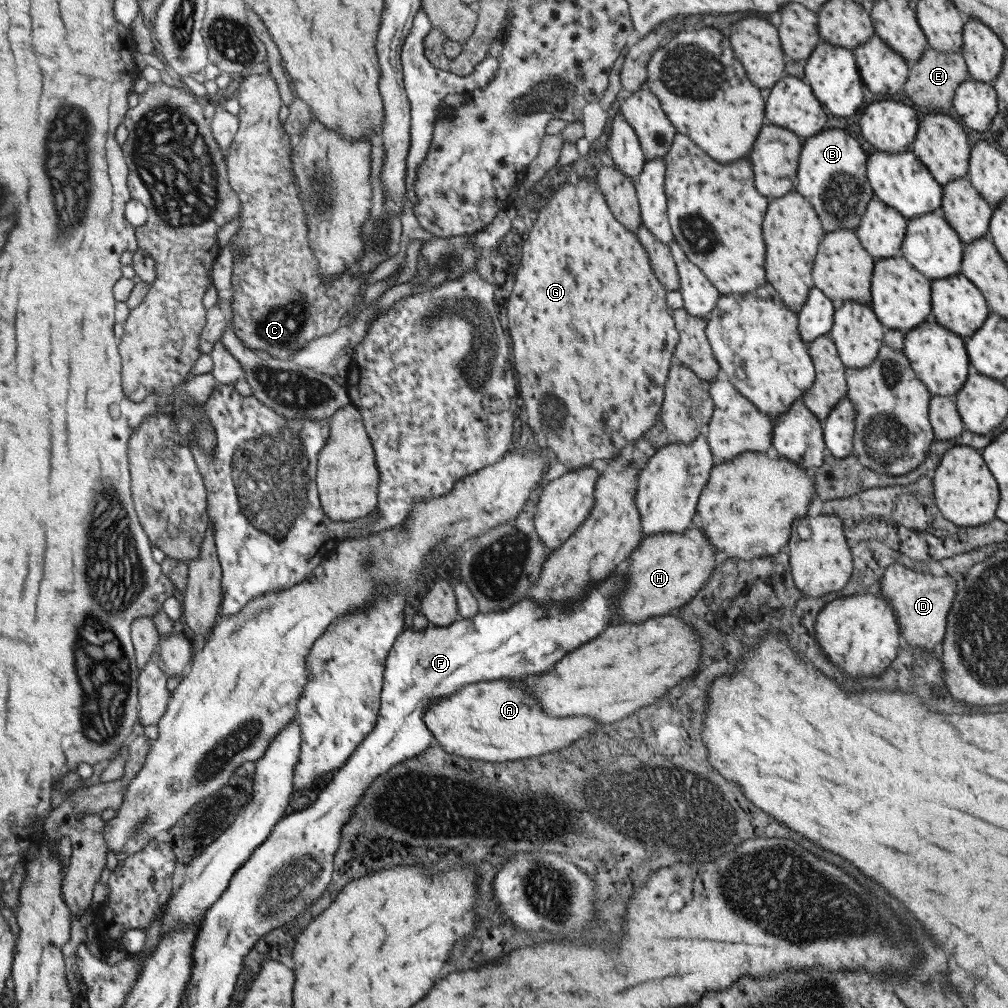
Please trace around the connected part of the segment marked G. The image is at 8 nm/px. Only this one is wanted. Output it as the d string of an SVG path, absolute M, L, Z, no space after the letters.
M580 177L578 179L578 183L576 185L571 183L566 183L563 181L561 187L554 190L554 194L550 195L550 199L548 199L548 203L542 210L537 211L538 220L536 220L536 224L534 224L534 228L532 228L532 232L528 234L528 238L524 241L524 250L522 250L522 260L520 261L520 268L517 270L517 274L515 276L515 283L513 286L513 290L511 291L510 300L508 300L508 332L511 340L511 348L512 348L512 356L514 357L514 368L516 368L516 372L518 373L518 380L520 382L520 390L519 396L522 398L525 408L522 410L522 415L524 419L524 424L528 425L534 434L542 433L546 436L546 450L552 451L554 453L554 458L566 466L571 466L570 470L578 470L584 466L589 466L593 460L606 460L606 458L614 459L619 456L620 452L626 444L635 443L636 439L642 437L642 435L646 434L646 432L650 431L650 428L654 426L655 422L660 418L659 413L661 412L661 406L664 400L665 393L665 384L669 375L669 370L672 364L672 355L675 352L676 345L678 344L679 334L678 330L676 330L673 316L671 315L670 308L666 304L666 289L664 289L664 285L660 283L660 280L654 276L654 272L652 272L652 266L650 265L650 257L648 256L648 251L644 248L644 245L640 243L640 239L637 237L637 233L630 232L626 230L626 227L622 225L622 223L616 220L616 217L612 214L610 207L608 207L608 203L606 203L606 199L602 193L598 193L598 188L594 185L594 183L589 182L588 178Z

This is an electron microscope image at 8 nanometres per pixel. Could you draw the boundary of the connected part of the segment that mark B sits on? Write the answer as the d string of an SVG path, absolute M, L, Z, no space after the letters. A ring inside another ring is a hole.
M826 130L803 140L793 190L812 203L824 232L858 228L868 203L876 198L867 179L867 162L858 140L844 130Z

